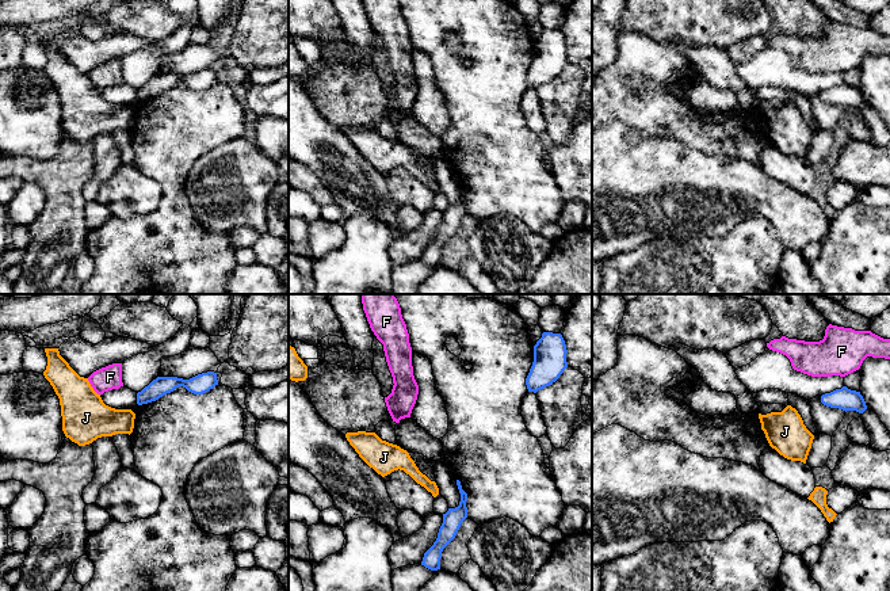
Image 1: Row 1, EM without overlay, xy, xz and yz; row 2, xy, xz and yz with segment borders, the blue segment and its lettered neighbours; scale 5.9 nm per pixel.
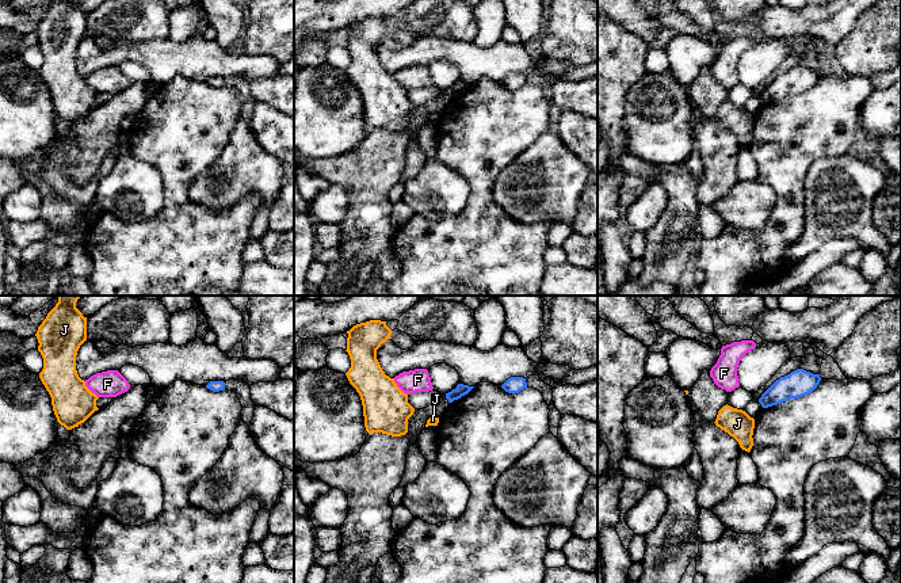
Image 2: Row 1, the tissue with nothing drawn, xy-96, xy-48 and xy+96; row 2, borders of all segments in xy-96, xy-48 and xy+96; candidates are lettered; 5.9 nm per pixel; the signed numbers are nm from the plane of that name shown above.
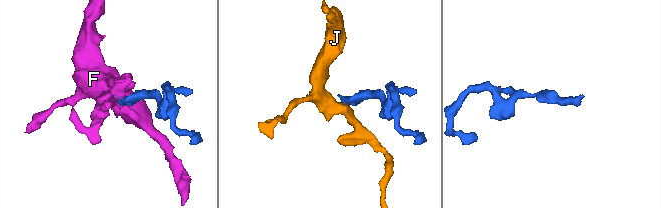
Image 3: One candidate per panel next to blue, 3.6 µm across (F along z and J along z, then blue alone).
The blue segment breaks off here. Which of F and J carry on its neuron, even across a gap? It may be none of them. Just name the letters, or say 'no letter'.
no letter

